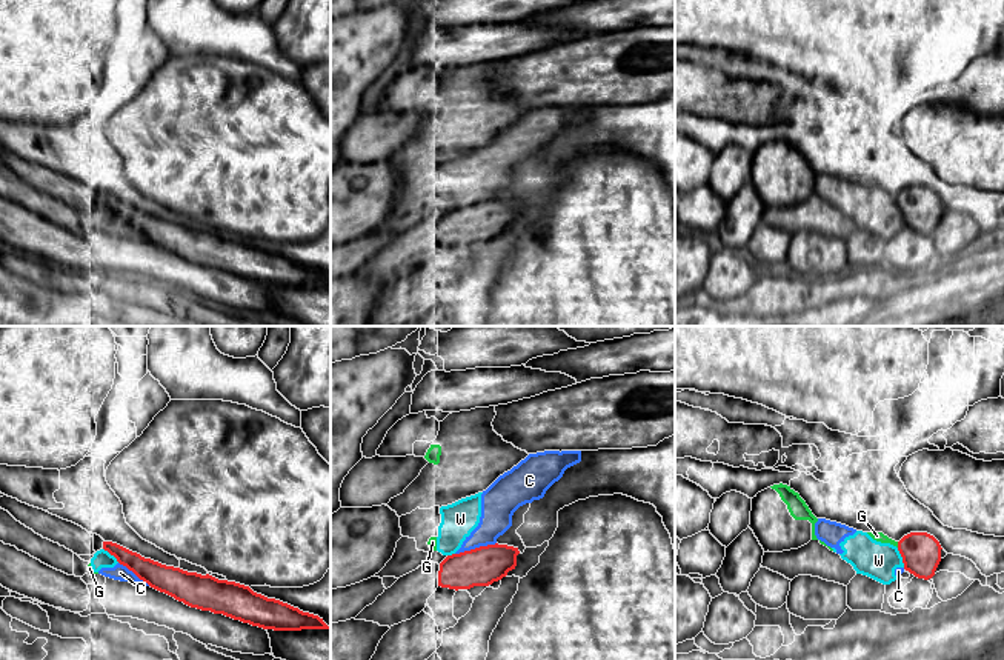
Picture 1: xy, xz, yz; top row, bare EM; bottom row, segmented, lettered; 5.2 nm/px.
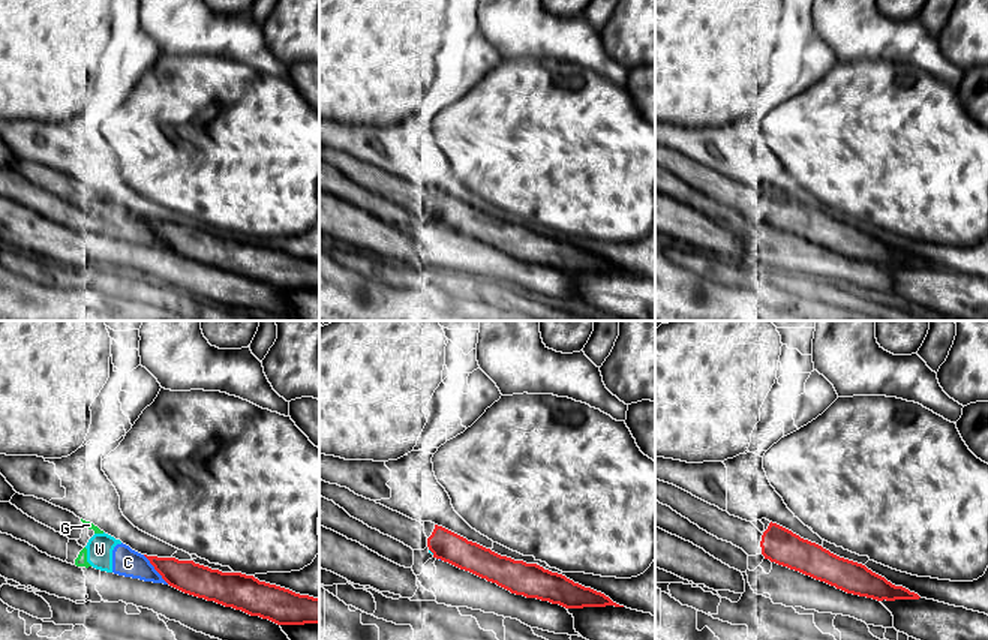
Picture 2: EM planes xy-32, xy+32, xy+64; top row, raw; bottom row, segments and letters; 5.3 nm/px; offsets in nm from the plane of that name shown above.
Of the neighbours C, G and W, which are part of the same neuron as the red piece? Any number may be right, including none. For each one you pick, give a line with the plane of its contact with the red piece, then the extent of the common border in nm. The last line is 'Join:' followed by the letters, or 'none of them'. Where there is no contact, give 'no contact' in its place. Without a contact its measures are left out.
Join: none of them

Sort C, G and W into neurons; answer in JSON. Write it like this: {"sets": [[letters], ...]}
{"sets": [["C", "W"], ["G"]]}

